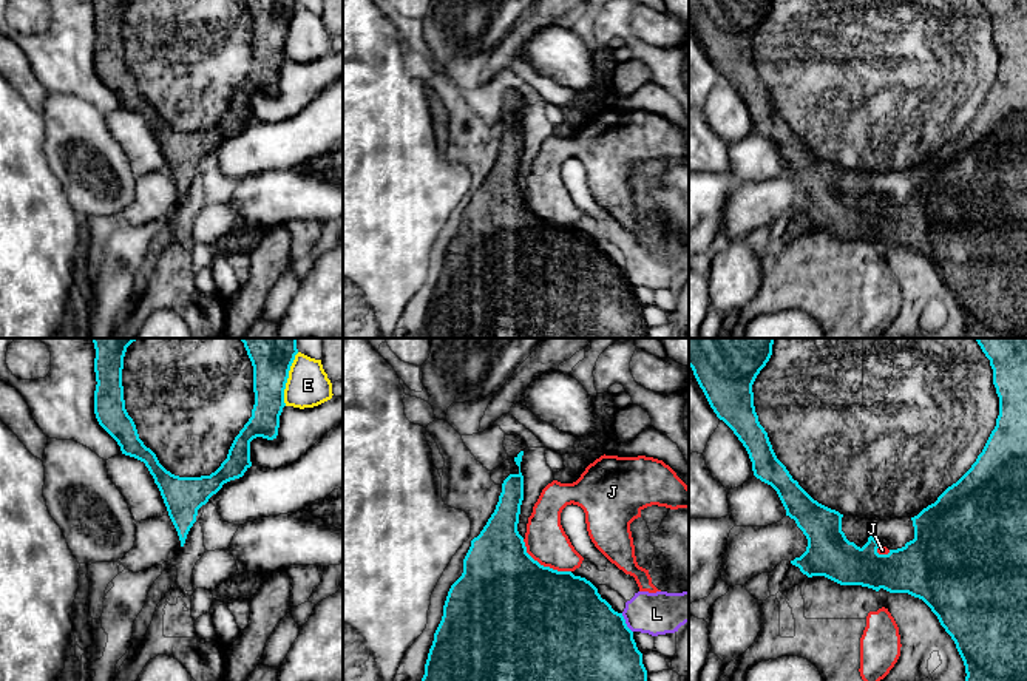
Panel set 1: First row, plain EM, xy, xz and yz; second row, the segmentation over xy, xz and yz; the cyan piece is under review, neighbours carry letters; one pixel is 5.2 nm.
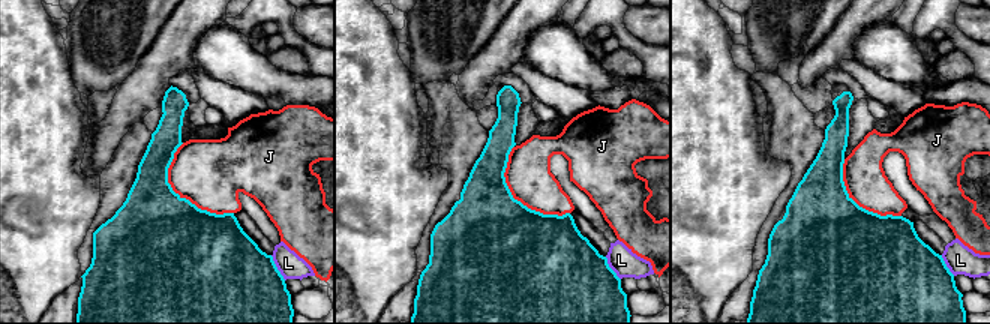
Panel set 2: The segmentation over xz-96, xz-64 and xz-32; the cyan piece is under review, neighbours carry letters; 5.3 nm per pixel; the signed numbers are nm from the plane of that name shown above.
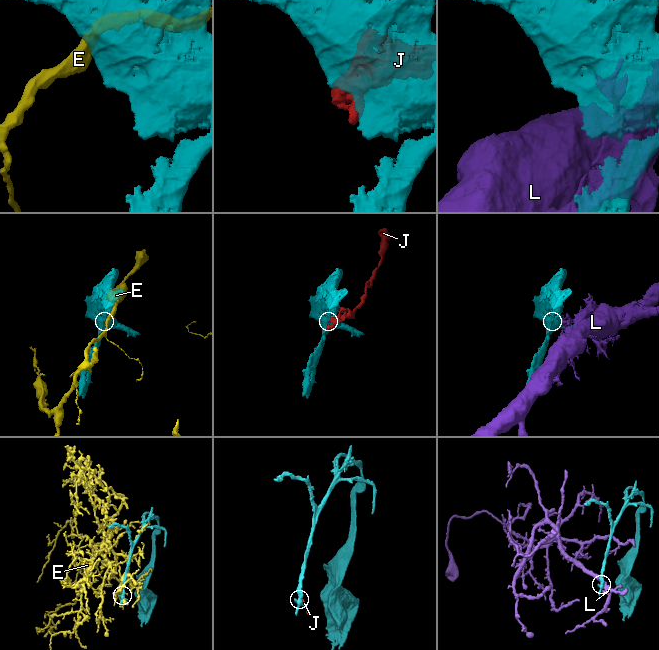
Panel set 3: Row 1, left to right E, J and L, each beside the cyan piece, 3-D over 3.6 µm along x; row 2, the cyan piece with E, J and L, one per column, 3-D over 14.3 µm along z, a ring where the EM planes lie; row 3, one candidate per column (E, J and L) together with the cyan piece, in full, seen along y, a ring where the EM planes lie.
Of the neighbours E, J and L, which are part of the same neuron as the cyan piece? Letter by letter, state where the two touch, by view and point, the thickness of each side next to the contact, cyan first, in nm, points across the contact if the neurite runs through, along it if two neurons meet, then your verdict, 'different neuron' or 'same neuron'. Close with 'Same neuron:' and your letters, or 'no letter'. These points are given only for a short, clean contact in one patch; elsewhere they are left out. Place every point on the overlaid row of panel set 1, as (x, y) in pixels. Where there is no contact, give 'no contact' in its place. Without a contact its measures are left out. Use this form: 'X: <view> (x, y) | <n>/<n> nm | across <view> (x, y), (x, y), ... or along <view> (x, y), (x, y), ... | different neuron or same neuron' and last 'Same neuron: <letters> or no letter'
E: xy (288, 377) | 280/220 nm | different neuron
J: xz (542, 565) | 500/220 nm | different neuron
L: xz (624, 623) | 460/220 nm | different neuron
Same neuron: no letter

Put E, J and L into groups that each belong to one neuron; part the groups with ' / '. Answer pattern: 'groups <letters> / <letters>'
groups E / J / L

